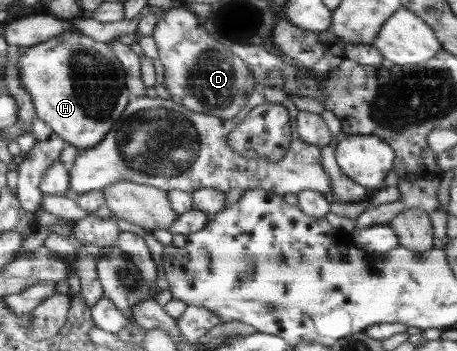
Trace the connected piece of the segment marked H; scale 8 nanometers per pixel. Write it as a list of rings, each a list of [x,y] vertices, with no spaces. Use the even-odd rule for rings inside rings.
[[[66,31],[22,50],[16,65],[22,88],[30,95],[38,119],[44,121],[68,144],[84,150],[96,146],[122,116],[132,100],[124,69],[106,42],[94,41],[78,31]]]

